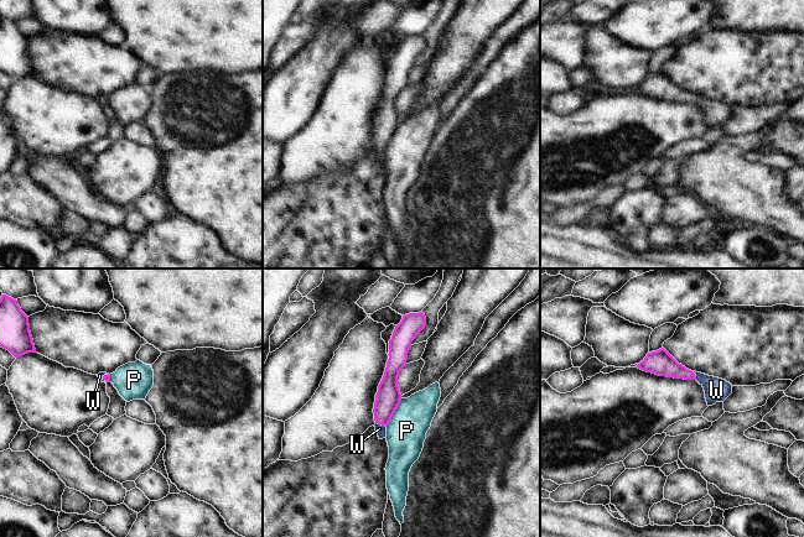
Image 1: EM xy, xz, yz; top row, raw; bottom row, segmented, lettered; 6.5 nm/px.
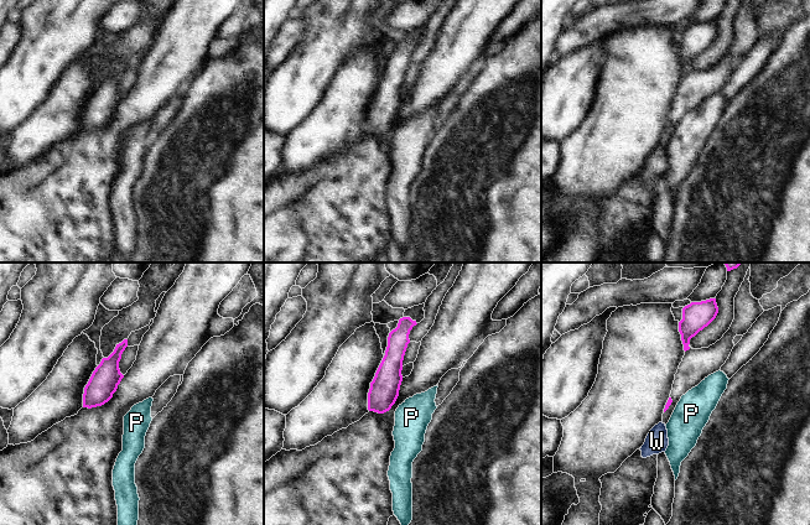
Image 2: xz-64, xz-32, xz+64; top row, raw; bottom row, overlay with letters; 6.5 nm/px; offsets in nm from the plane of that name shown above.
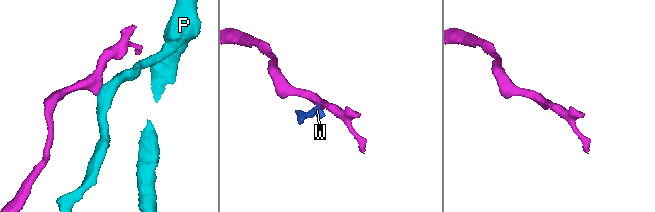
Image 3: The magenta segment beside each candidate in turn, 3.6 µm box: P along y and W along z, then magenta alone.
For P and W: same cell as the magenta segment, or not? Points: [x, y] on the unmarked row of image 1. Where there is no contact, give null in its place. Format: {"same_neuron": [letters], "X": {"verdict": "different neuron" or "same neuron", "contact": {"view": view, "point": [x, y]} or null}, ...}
{"same_neuron": ["W"], "P": {"verdict": "different neuron", "contact": {"view": "xz", "point": [394, 134]}}, "W": {"verdict": "same neuron", "contact": {"view": "xz", "point": [380, 146]}}}

